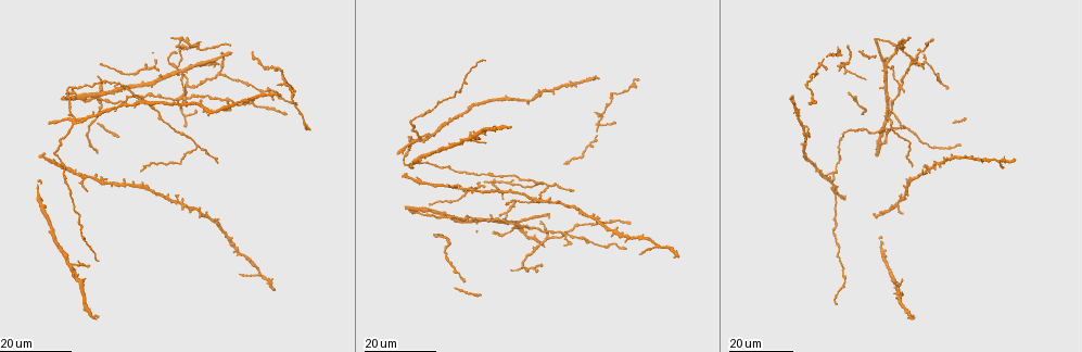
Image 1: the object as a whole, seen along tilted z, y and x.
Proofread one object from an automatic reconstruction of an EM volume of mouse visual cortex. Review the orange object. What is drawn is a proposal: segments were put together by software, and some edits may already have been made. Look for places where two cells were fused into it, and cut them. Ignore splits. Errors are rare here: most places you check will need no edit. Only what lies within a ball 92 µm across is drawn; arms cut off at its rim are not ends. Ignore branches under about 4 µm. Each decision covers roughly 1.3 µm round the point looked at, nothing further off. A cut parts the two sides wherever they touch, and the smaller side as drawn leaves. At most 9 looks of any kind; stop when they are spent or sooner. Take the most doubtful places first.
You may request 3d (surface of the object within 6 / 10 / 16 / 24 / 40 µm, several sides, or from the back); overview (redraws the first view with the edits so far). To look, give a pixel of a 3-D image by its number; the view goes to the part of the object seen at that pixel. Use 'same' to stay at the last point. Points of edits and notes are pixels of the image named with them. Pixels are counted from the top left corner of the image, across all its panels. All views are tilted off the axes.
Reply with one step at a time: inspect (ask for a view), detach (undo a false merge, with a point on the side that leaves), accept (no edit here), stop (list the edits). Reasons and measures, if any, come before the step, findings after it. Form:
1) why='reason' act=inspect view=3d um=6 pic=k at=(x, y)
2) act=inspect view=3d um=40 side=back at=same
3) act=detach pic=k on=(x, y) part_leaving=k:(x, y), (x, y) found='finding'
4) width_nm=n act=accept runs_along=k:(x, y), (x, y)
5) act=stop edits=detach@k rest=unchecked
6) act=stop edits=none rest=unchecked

why='two arms in line, one across' act=inspect view=3d um=24 pic=1 at=(71, 266)

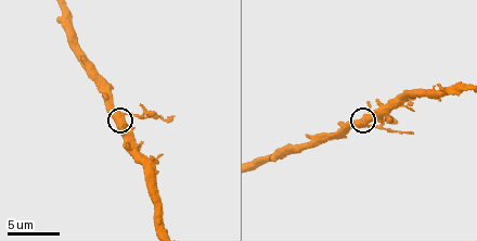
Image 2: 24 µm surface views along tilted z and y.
act=inspect view=3d um=10 pic=2 at=(123, 115)

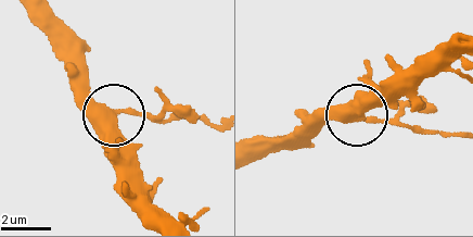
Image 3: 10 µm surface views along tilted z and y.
width_nm=390 act=accept found='one cell here'

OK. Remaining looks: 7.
why='small branch off a trunk' act=inspect view=3d um=24 pic=1 at=(73, 123)

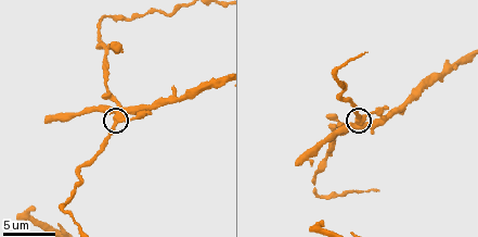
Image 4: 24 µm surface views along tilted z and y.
act=inspect view=3d um=10 pic=4 at=(118, 120)

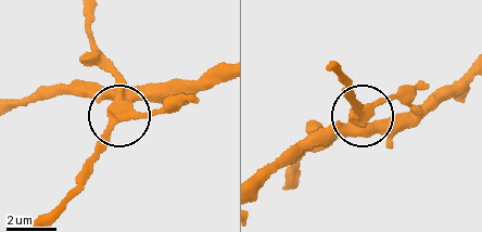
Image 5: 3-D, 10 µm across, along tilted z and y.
width_nm=370 act=accept runs_along=5:(222, 72), (163, 84), (135, 99), (105, 145), (84, 165) found='continuous, no second cell'

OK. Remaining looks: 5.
why='side arm on a straight run' act=inspect view=3d um=24 pic=1 at=(521, 227)

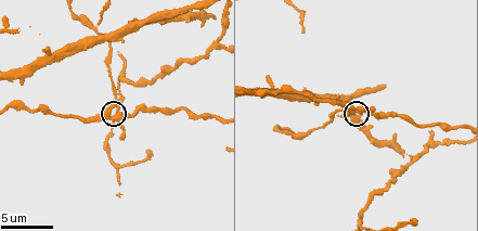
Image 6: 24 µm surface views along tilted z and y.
why='zoom in' act=inspect view=3d um=10 pic=6 at=(107, 114)

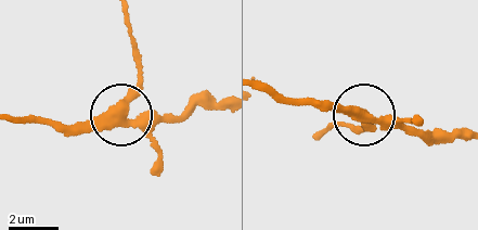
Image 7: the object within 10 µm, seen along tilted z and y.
why='other side' act=inspect view=3d um=10 side=back pic=7 at=(121, 107)

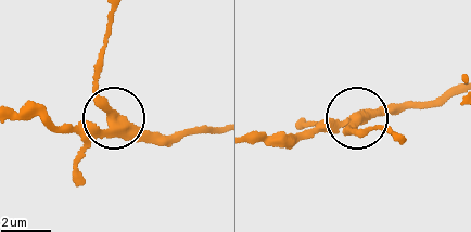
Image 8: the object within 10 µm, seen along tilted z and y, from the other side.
act=accept runs_along=8:(458, 86), (423, 104), (377, 112), (353, 132) found='one cell here'

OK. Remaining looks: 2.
act=inspect view=3d um=16 pic=1 at=(658, 243)

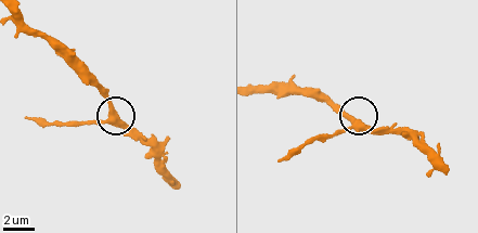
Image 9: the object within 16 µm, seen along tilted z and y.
act=inspect view=3d um=10 pic=9 at=(355, 126)

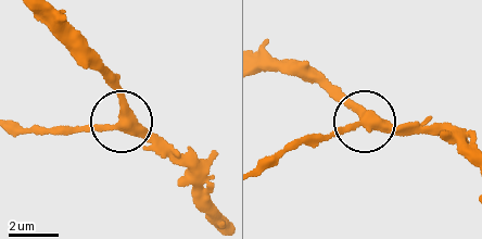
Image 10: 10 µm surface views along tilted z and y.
side_arm_um=6 act=accept found='one cell here'

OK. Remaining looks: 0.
act=stop edits=none rest=unchecked

